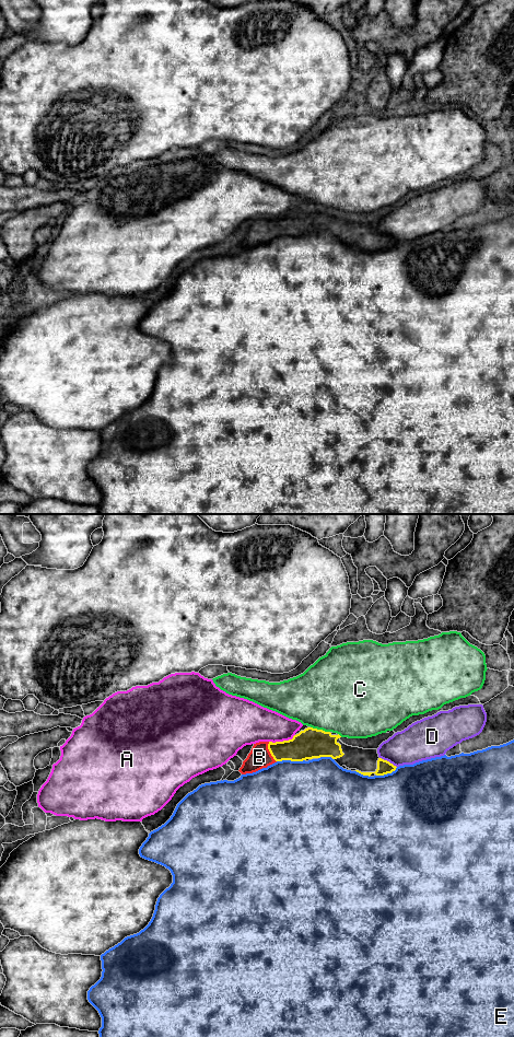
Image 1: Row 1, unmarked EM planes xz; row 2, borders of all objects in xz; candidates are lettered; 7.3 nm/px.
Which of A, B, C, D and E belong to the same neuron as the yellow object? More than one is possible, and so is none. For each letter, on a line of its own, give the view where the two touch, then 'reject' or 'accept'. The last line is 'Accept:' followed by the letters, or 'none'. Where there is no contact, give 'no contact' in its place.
A: meets yellow in xz; reject
B: meets yellow in xz; accept
C: meets yellow in xz; reject
D: meets yellow in xz; reject
E: meets yellow in xz; reject
Accept: B

